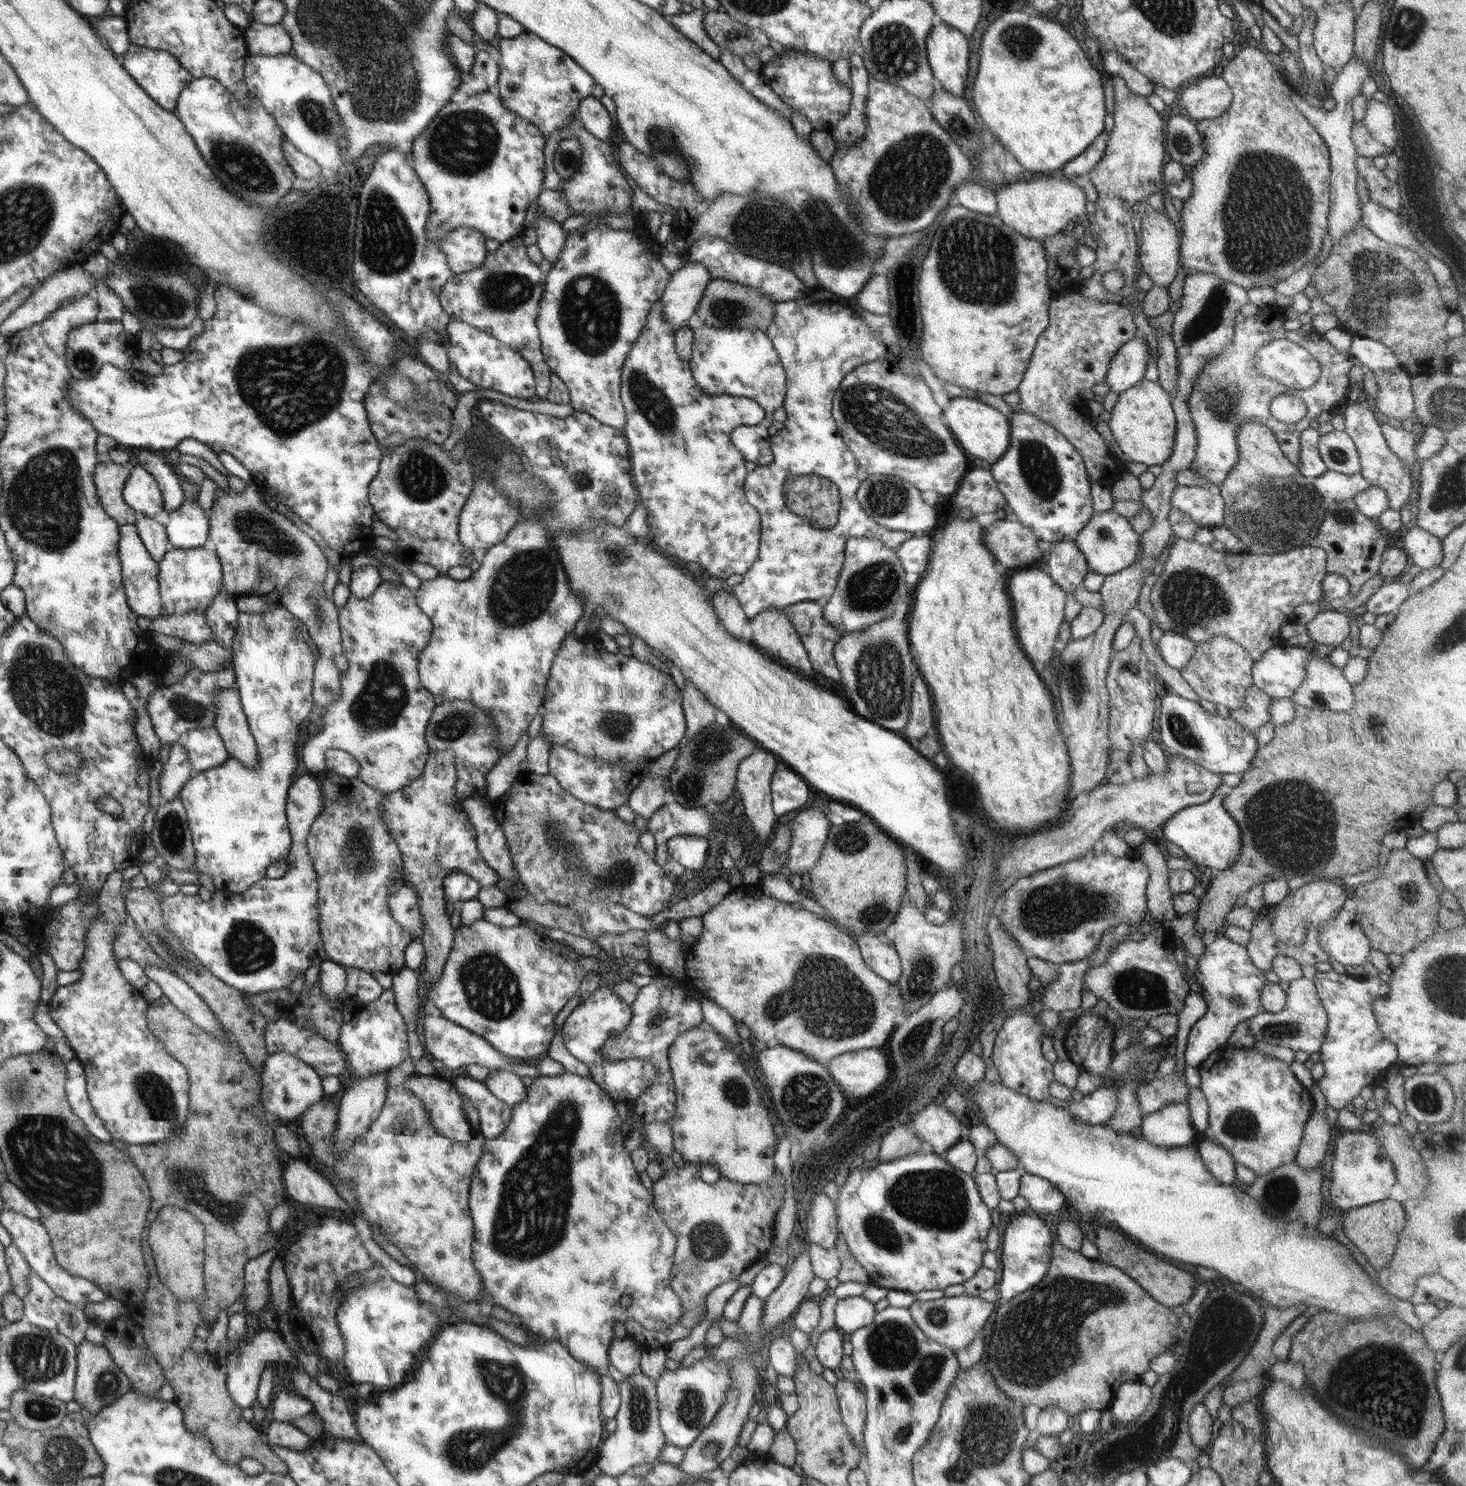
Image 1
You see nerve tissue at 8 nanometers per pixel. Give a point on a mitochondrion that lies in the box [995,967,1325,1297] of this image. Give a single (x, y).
(1280, 1195)

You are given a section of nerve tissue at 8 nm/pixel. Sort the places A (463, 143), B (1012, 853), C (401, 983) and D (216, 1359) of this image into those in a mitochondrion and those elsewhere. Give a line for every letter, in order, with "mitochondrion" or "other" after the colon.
A: mitochondrion
B: other
C: other
D: other

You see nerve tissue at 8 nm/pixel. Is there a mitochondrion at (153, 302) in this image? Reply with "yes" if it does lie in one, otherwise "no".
yes

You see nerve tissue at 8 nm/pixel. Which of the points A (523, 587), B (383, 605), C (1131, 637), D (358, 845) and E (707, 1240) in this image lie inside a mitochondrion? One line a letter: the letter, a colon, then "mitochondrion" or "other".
A: mitochondrion
B: other
C: other
D: mitochondrion
E: mitochondrion

